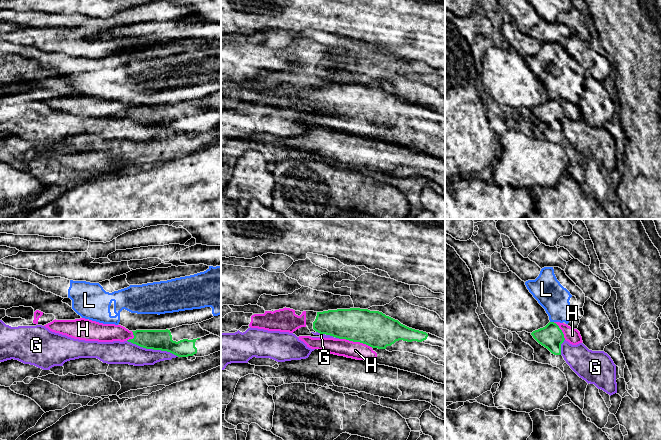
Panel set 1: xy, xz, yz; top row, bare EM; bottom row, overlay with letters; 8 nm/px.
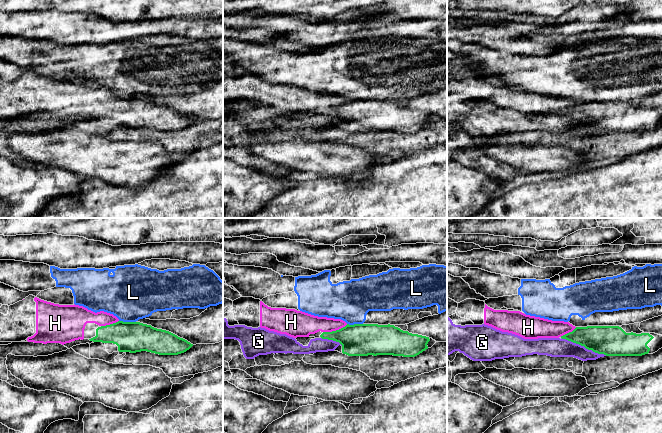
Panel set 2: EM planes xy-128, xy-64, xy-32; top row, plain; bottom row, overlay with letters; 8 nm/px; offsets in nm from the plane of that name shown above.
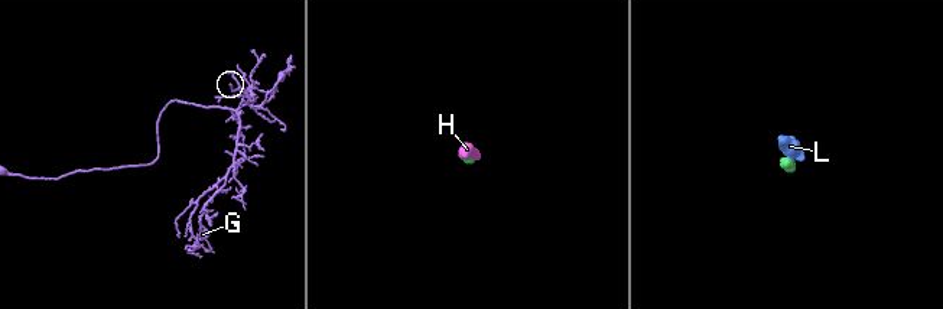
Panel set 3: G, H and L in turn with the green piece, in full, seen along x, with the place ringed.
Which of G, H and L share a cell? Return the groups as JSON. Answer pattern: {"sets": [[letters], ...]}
{"sets": [["G"], ["H"], ["L"]]}

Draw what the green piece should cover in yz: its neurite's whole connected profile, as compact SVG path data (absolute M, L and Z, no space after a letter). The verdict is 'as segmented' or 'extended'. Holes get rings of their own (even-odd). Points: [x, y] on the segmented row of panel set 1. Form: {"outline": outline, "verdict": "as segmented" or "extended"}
{"outline": "M549 322L545 327L533 331L531 335L554 355L561 355L561 344L565 340L572 345L583 342L577 329L560 322Z", "verdict": "extended"}

